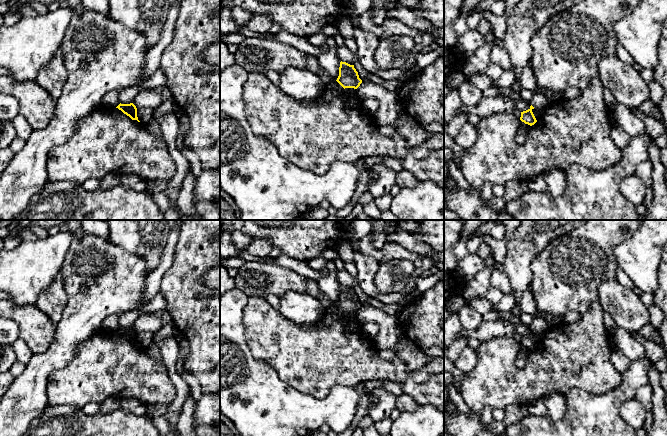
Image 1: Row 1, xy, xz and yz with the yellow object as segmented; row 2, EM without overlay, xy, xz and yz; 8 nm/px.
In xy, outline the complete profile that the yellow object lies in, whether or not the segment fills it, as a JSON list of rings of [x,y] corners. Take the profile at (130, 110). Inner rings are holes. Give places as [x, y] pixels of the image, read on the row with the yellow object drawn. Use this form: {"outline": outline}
{"outline": [[[120,103],[116,108],[121,110],[124,114],[129,116],[132,120],[137,120],[138,122],[140,122],[137,117],[137,108],[133,103],[130,103],[130,104]]]}

